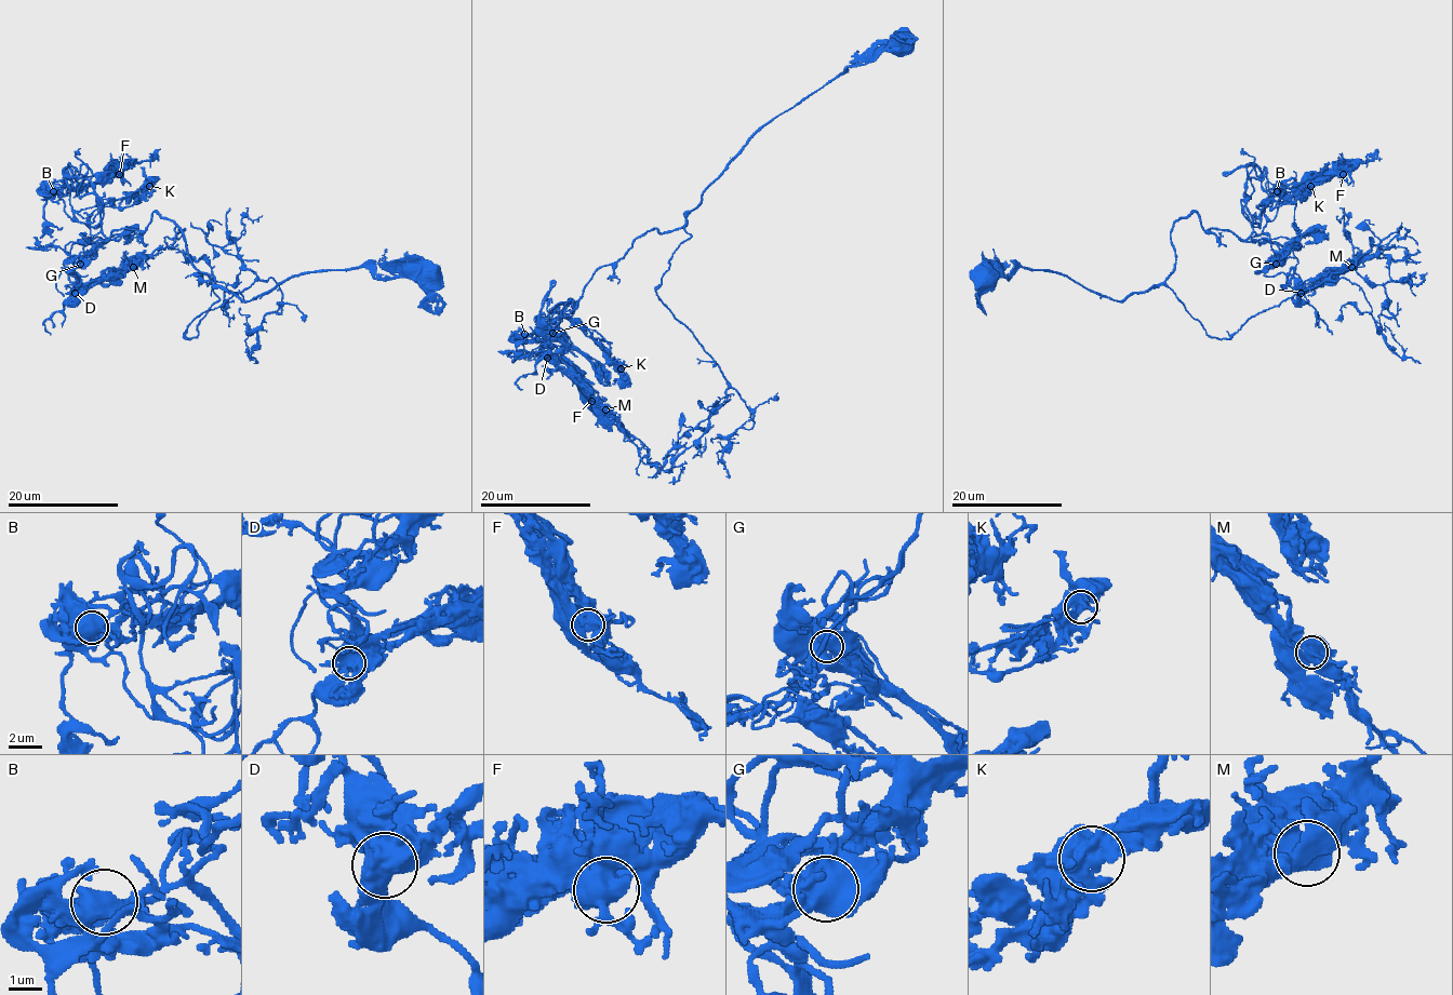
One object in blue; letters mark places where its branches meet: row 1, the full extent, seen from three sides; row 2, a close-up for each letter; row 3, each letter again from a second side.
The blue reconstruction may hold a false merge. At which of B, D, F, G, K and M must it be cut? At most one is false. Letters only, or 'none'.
none

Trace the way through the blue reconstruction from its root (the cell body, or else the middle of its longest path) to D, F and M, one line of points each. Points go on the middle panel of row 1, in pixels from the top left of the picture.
D: (901, 42), (771, 118), (683, 227), (648, 230), (602, 266), (544, 333), (536, 353), (547, 358)
F: (901, 42), (771, 118), (683, 227), (639, 236), (594, 273), (570, 312), (538, 327), (591, 401)
M: (901, 42), (771, 118), (683, 227), (639, 236), (544, 333), (536, 353), (604, 408)

